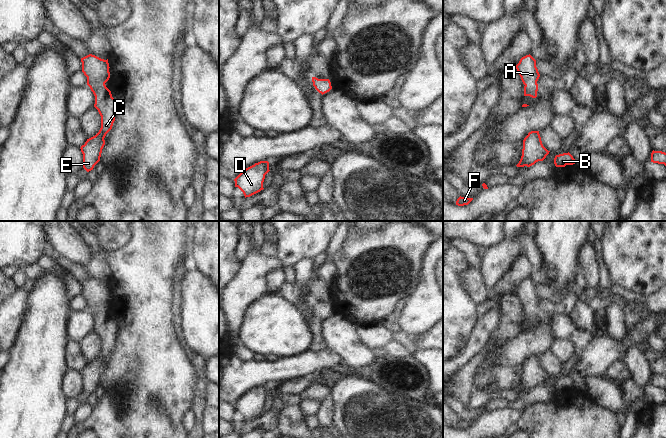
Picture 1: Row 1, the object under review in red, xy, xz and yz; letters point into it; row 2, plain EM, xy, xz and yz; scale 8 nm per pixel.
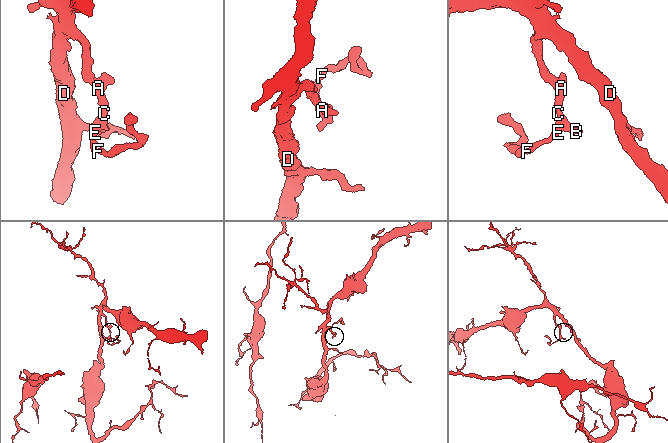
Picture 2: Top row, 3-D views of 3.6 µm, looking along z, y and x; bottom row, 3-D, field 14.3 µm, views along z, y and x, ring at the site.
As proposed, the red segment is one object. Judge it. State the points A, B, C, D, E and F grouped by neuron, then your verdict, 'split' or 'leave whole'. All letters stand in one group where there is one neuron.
A B C D E F; leave whole

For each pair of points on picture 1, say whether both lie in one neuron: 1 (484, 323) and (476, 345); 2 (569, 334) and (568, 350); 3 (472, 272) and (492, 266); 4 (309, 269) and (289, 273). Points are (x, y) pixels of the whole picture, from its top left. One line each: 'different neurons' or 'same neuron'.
1: same neuron
2: different neurons
3: different neurons
4: different neurons

